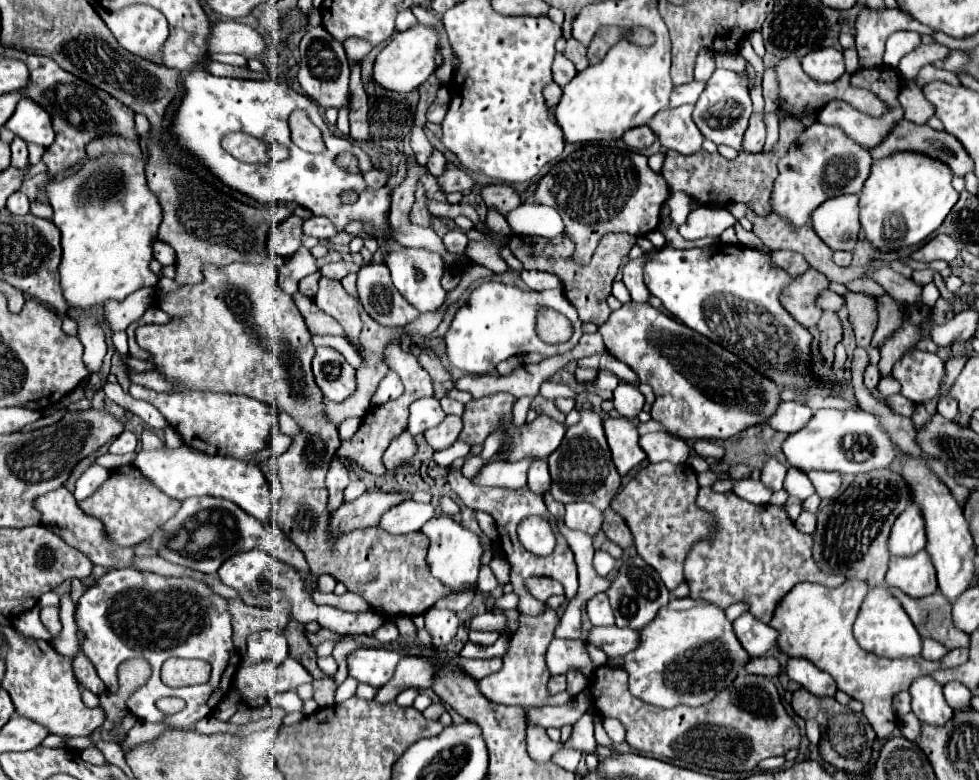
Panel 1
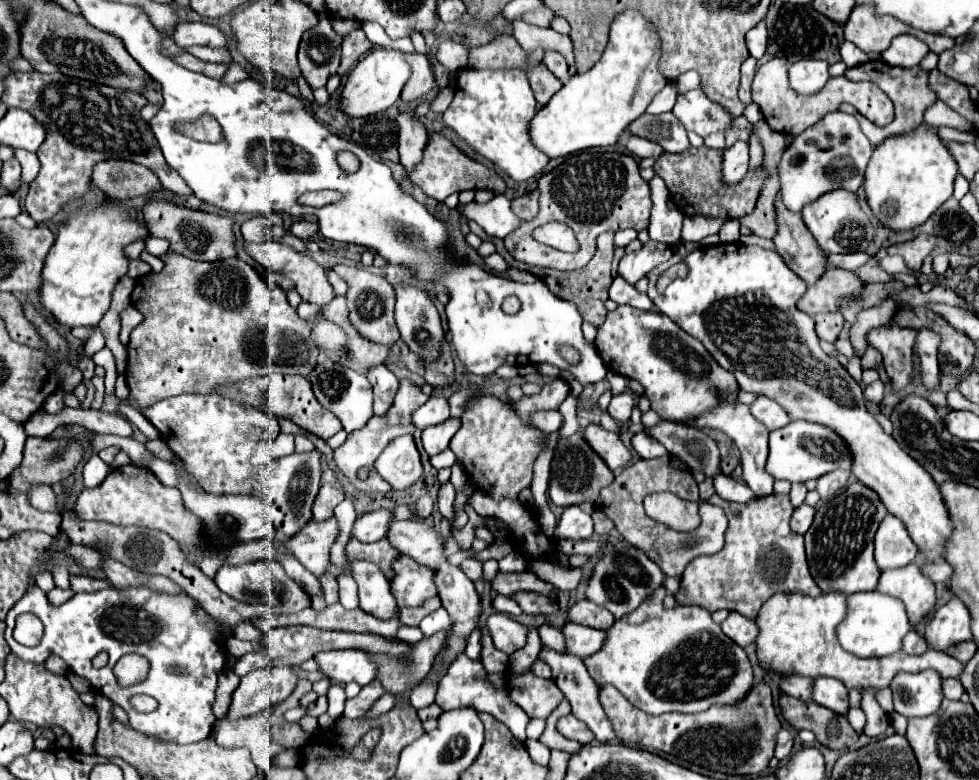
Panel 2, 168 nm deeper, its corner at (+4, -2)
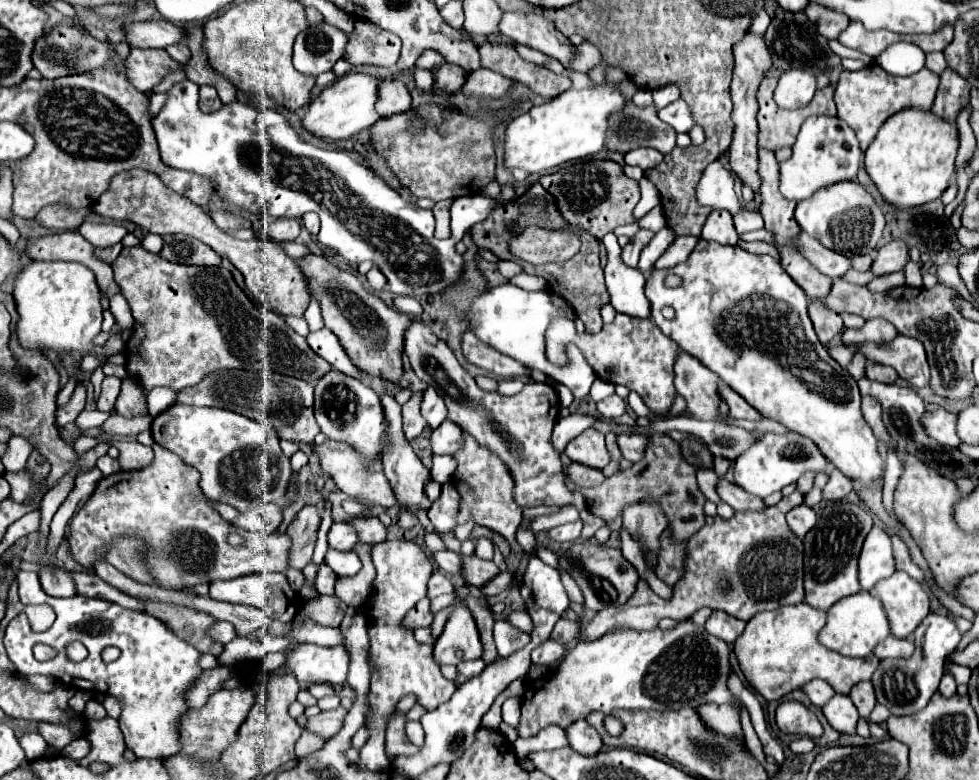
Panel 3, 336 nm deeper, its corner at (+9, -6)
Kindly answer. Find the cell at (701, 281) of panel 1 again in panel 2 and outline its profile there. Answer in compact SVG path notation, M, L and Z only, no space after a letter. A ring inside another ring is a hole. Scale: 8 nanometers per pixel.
M740 242L734 244L714 244L702 250L694 250L688 256L680 258L674 254L668 262L656 266L650 274L648 296L654 306L666 314L672 322L676 322L684 332L698 338L714 360L728 372L734 374L736 382L742 390L752 394L764 394L770 400L778 402L790 416L790 420L808 420L822 424L836 432L852 454L852 474L870 490L874 490L882 504L888 508L890 514L900 518L920 552L924 552L926 562L938 562L944 554L944 540L952 532L952 522L948 518L948 510L944 508L944 500L940 496L938 484L924 472L916 460L912 460L892 436L888 436L876 418L864 406L862 386L850 376L846 368L832 356L828 356L820 344L814 330L814 320L806 312L798 310L798 300L806 292L806 282L796 276L774 250L764 250L758 246L744 246ZM684 262L690 270L686 278L674 278L664 294L658 294L656 282L658 278L672 266Z

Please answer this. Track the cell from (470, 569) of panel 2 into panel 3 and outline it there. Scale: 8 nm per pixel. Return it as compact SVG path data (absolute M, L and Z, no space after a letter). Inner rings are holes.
M439 550L439 552L435 552L435 554L433 554L433 560L437 562L437 566L439 566L441 570L445 570L445 572L449 572L449 574L459 574L459 570L461 570L461 560L459 560L459 556L457 556L455 552L451 552L451 550Z

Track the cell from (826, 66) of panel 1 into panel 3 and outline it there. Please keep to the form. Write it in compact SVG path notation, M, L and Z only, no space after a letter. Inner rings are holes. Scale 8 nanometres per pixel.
M791 68L783 72L779 78L779 84L775 90L775 102L787 110L803 108L809 104L815 92L817 92L815 74L801 68Z

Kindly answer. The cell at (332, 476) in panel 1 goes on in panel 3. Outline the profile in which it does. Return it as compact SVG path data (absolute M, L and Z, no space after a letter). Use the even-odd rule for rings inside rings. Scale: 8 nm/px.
M307 504L289 524L287 534L293 538L293 548L291 548L291 558L289 566L293 568L305 568L311 562L313 548L317 542L317 532L321 526L321 516L319 508Z

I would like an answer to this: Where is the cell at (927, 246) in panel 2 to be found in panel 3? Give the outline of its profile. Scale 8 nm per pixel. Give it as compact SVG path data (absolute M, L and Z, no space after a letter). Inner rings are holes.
M893 240L877 250L877 258L871 266L871 270L877 276L901 272L909 262L909 246L903 240Z

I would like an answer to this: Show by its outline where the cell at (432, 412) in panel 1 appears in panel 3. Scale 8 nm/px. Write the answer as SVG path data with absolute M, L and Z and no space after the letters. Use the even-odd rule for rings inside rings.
M429 386L423 394L423 404L421 404L421 416L425 418L429 428L439 428L441 422L447 418L447 408L443 398L439 396L439 392Z

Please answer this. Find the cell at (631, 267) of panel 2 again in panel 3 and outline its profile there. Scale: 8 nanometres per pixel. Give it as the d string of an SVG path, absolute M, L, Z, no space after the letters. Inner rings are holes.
M639 230L637 236L623 248L623 254L621 254L621 260L629 266L629 268L637 268L637 260L639 260L639 252L641 248L651 240L653 232L649 230Z

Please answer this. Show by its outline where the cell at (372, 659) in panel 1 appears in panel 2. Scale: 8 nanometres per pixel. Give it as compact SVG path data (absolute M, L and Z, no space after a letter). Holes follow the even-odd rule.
M348 648L316 652L314 660L318 664L318 670L338 684L348 684L354 680L360 686L366 686L376 678L376 664L370 662L362 650Z

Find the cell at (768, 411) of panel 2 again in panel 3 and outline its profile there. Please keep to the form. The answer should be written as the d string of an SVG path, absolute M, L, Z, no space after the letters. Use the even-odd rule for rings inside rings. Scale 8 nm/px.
M721 386L721 396L723 400L729 404L729 416L733 418L745 418L745 420L753 420L753 422L759 422L763 420L761 412L755 410L745 398L741 398L737 392L733 392L729 386Z

